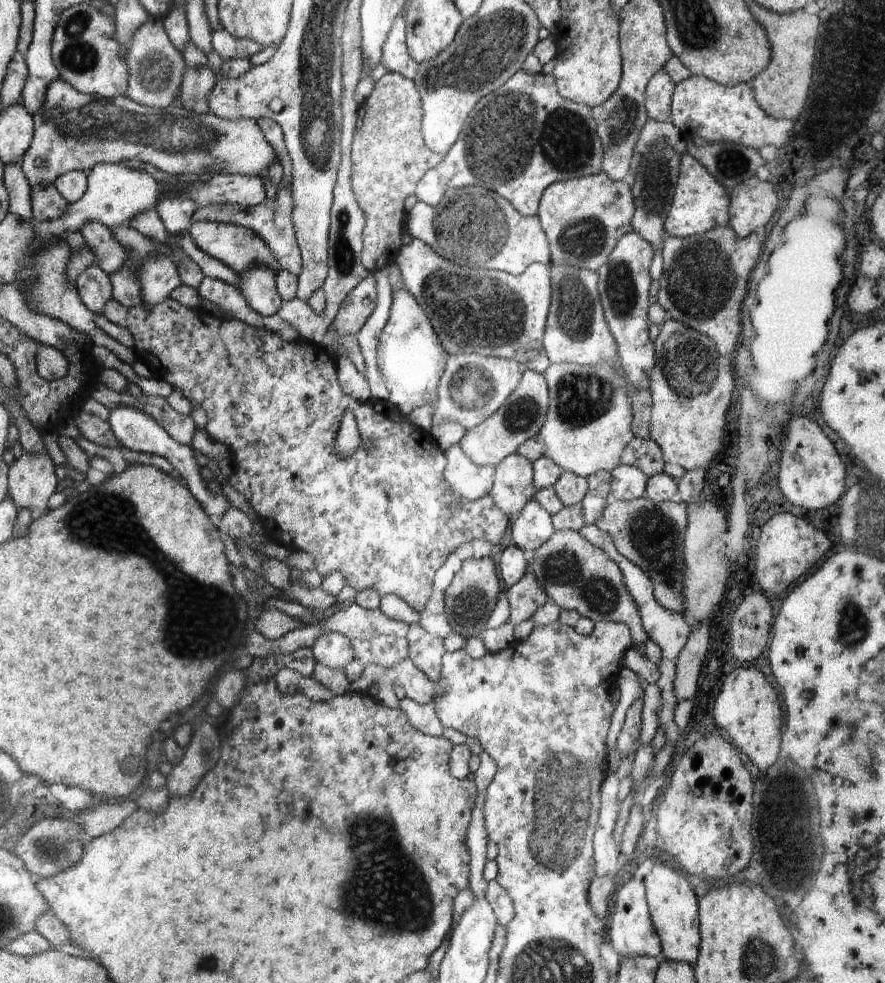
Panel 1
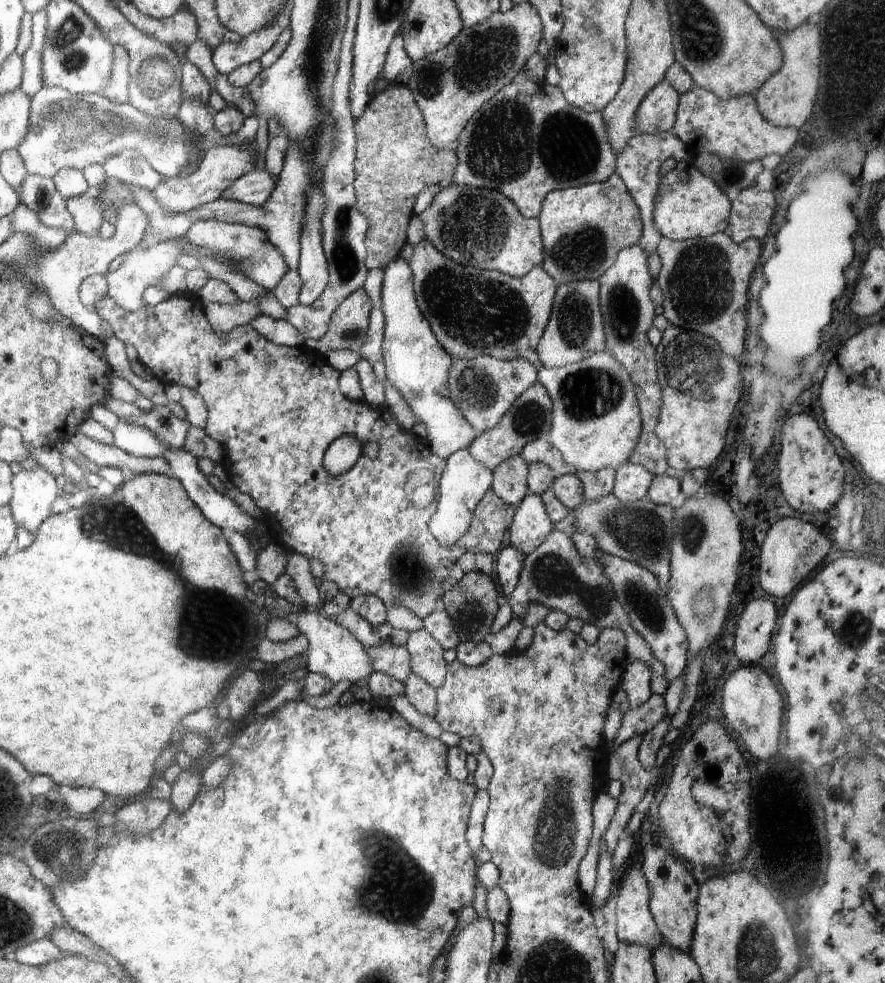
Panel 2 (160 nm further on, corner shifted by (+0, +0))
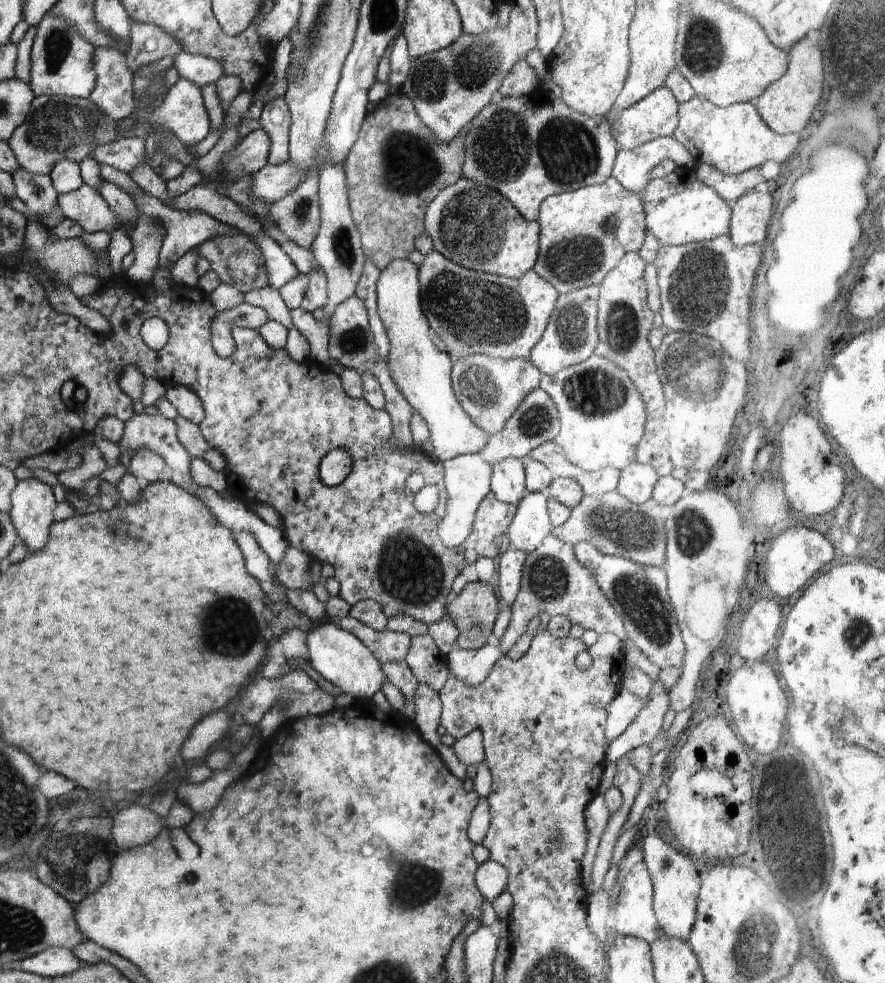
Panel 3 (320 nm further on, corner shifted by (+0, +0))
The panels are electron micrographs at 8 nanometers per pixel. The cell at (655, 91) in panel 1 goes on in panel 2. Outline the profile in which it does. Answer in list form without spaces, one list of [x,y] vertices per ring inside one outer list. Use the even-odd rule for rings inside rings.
[[[666,80],[658,83],[640,103],[635,124],[636,134],[672,132],[680,93]]]

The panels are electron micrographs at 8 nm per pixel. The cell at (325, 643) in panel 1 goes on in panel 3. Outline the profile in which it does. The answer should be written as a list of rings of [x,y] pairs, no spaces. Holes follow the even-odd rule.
[[[323,621],[322,626],[307,632],[307,649],[309,650],[307,661],[312,668],[342,693],[349,694],[357,703],[364,700],[372,701],[372,696],[387,682],[382,663],[373,652],[362,644],[357,636],[344,630],[334,621]]]

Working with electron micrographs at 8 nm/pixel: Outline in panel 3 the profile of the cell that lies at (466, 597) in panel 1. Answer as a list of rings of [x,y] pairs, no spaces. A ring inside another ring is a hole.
[[[482,581],[467,583],[458,595],[453,595],[455,601],[447,605],[447,613],[457,625],[459,637],[456,644],[463,649],[479,649],[487,642],[488,636],[493,632],[493,626],[499,611],[500,599],[494,595],[491,584]]]

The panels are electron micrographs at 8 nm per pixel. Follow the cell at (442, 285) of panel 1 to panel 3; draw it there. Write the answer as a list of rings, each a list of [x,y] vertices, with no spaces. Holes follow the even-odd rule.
[[[436,249],[425,256],[424,262],[418,268],[423,313],[433,337],[454,362],[474,352],[488,354],[490,357],[528,360],[532,347],[542,338],[559,295],[533,268],[519,279],[509,279],[492,273],[482,274],[456,266],[454,261],[444,258]]]

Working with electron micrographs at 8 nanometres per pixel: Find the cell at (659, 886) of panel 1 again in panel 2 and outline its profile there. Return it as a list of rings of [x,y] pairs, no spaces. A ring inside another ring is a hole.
[[[659,844],[646,847],[644,856],[642,872],[644,872],[651,892],[649,909],[662,935],[663,942],[676,950],[690,954],[689,948],[694,938],[697,921],[696,899],[700,884],[696,884],[696,879],[692,878],[692,874],[684,868],[684,864],[676,856],[666,852]]]

